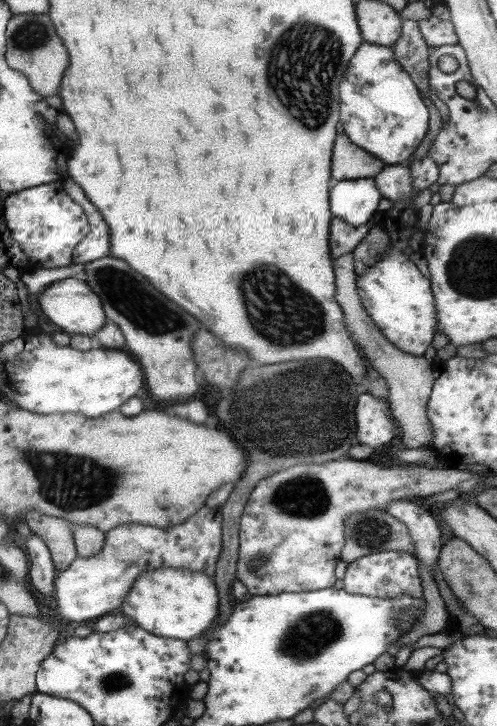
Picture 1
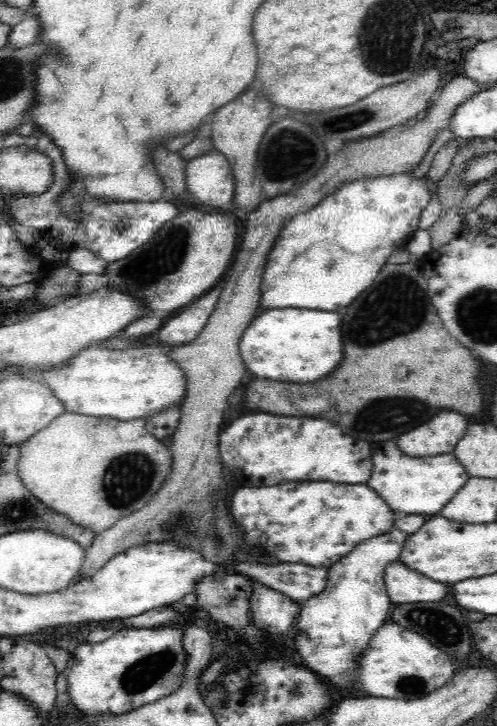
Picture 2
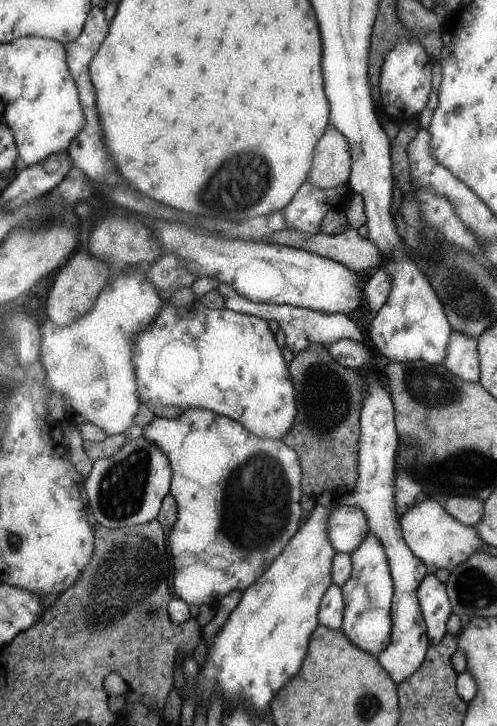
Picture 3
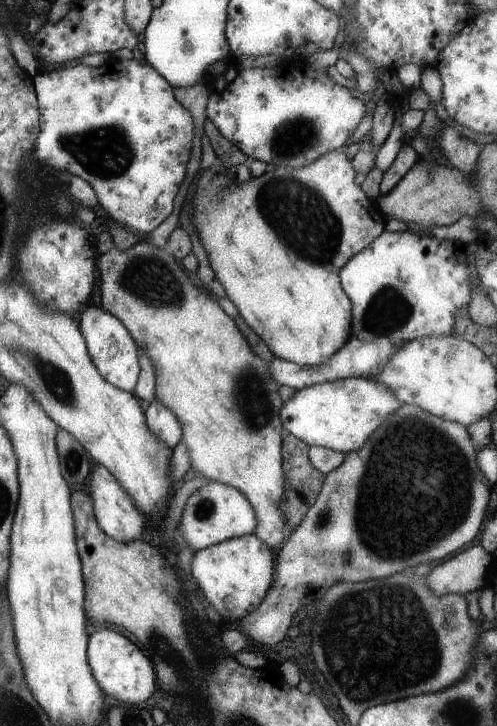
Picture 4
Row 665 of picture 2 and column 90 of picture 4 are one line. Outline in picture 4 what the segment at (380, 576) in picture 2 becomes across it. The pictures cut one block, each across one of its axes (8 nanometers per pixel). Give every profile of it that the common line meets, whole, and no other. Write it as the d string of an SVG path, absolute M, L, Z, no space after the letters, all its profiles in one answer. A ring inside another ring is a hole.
M87 306L83 314L79 314L79 330L83 330L83 338L87 344L87 350L91 352L93 364L97 366L99 374L115 388L131 392L135 390L139 382L139 372L141 372L141 362L139 362L139 346L127 326L113 314L107 314L103 308Z

